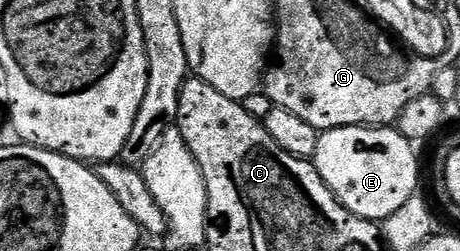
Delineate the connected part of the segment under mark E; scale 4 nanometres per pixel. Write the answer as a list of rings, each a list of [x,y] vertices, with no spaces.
[[[354,126],[322,132],[313,164],[335,198],[351,214],[384,222],[418,191],[414,145],[393,126]]]

